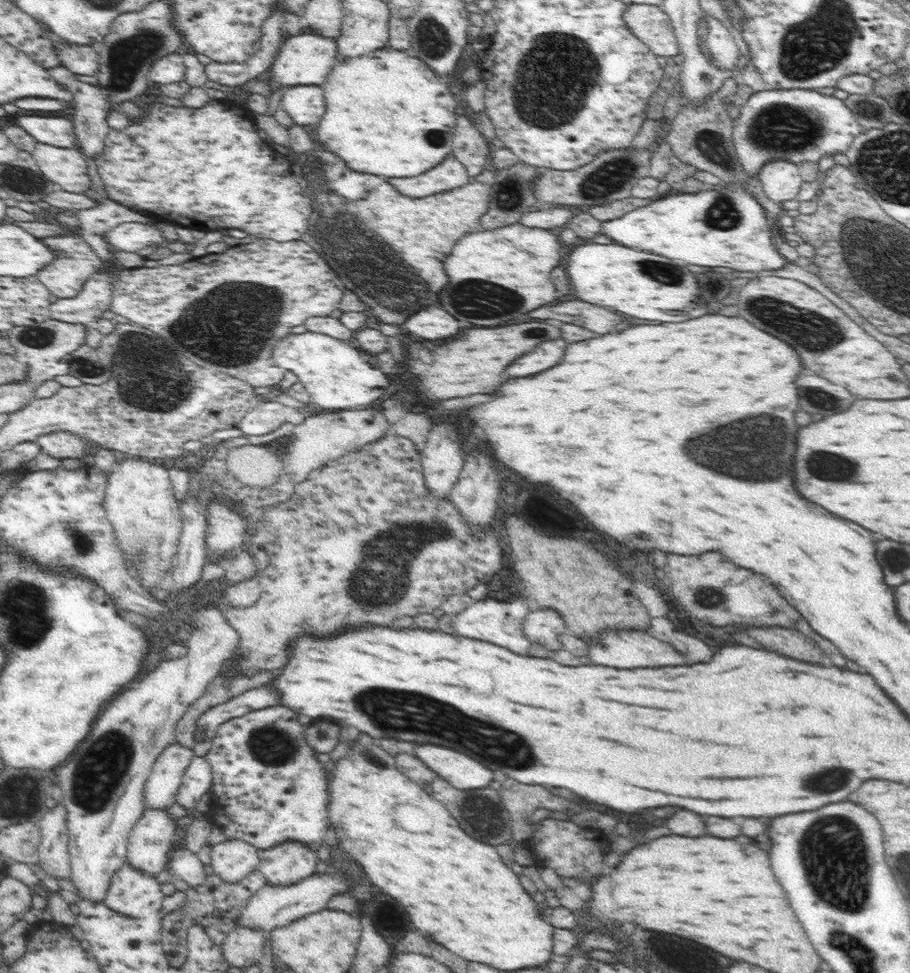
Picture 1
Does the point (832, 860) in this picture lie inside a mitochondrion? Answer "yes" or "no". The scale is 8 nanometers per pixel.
yes

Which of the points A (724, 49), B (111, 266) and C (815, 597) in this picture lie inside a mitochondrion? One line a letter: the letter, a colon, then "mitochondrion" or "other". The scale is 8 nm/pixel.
A: other
B: other
C: other

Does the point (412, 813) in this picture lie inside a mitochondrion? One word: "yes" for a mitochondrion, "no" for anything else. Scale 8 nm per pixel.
no

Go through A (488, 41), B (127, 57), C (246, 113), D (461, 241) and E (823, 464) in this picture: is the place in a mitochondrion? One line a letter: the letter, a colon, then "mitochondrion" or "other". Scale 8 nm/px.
A: other
B: mitochondrion
C: other
D: other
E: mitochondrion

